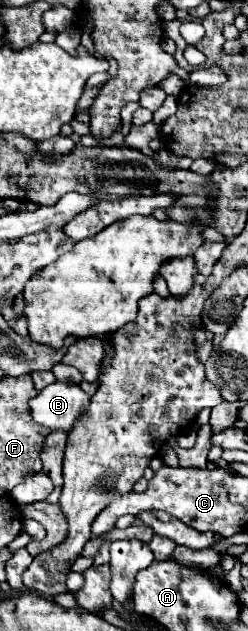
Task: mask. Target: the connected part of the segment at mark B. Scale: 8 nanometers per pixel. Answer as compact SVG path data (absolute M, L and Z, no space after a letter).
M54 381L38 391L36 397L30 399L30 409L34 421L48 429L64 429L70 431L72 423L80 417L90 397L76 383Z

